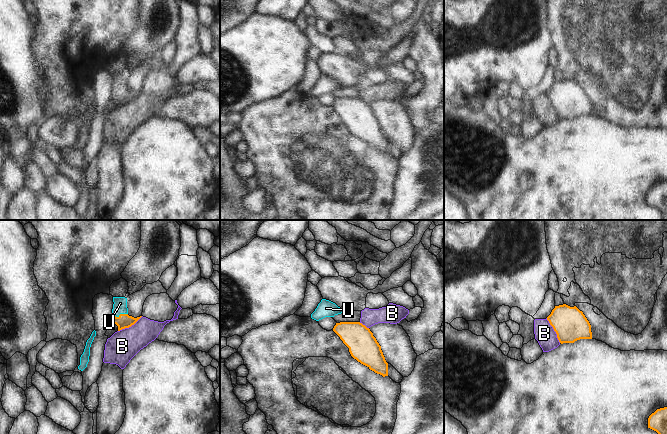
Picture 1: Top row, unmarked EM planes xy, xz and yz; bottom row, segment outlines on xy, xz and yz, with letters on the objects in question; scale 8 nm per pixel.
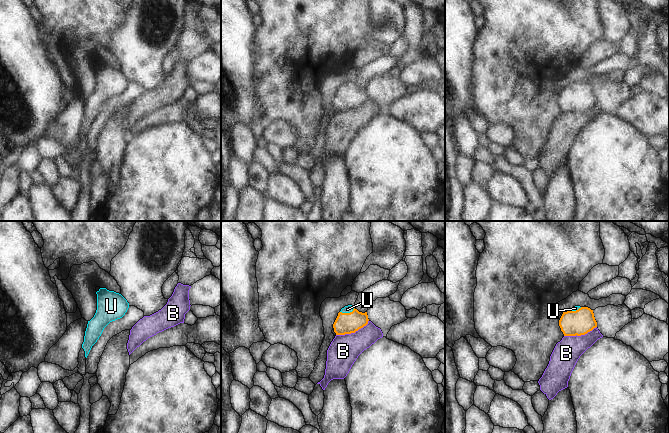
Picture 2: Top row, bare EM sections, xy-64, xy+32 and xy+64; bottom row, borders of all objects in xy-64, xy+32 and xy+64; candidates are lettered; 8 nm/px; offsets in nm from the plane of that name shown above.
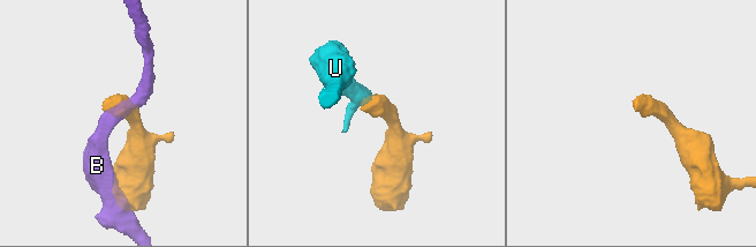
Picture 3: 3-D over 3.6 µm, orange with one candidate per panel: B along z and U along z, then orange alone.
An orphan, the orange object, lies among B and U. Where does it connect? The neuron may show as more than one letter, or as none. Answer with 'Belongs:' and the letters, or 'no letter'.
Belongs: U

